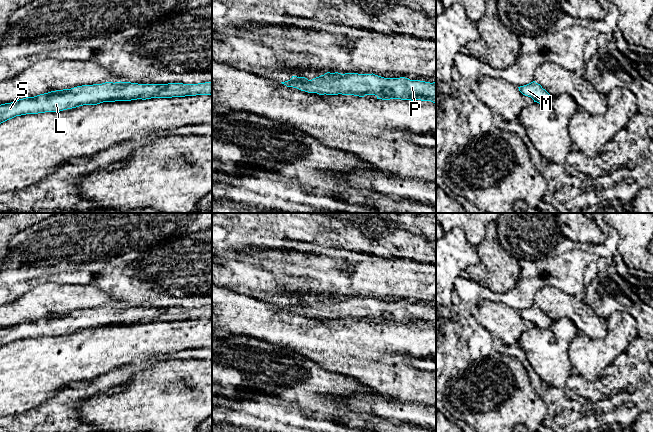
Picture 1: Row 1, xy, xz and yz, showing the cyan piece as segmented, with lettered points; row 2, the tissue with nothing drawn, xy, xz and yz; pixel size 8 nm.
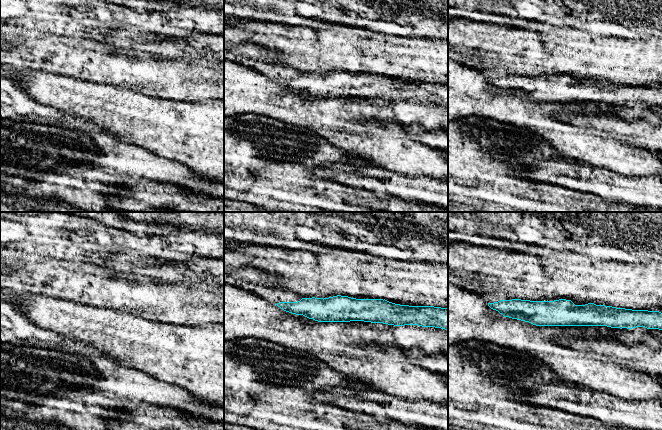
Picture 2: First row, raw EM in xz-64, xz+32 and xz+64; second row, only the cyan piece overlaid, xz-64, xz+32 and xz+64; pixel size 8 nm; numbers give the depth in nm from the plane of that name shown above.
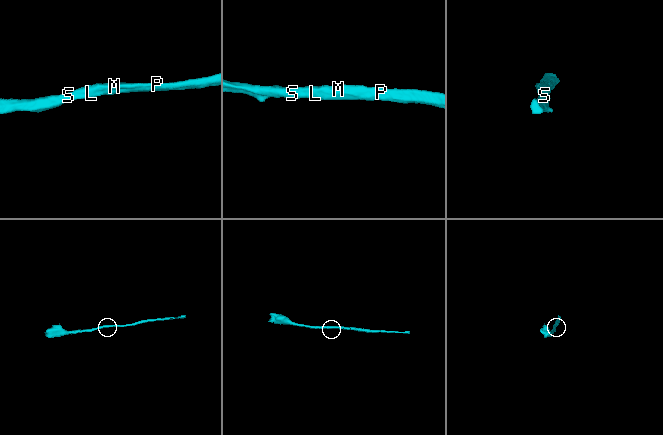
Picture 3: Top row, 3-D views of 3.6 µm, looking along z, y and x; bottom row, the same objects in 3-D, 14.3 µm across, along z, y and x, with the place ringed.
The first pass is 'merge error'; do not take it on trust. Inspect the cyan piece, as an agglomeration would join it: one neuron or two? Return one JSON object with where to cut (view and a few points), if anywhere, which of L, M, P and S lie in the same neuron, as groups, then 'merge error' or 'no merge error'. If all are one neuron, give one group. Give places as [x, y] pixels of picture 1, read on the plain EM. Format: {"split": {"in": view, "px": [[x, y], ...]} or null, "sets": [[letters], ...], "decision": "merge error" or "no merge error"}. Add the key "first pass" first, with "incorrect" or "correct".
{"first pass": "incorrect", "split": null, "sets": [["L", "M", "P", "S"]], "decision": "no merge error"}

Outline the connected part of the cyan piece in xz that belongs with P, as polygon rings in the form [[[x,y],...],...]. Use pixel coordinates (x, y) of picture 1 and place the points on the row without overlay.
[[[327,296],[324,299],[308,304],[305,301],[292,300],[288,305],[281,306],[287,311],[297,312],[308,317],[317,317],[319,319],[354,319],[364,321],[365,319],[375,319],[377,323],[390,324],[421,324],[431,325],[436,328],[436,306],[430,307],[420,304],[410,304],[405,301],[400,302],[384,302],[375,298],[358,298]]]

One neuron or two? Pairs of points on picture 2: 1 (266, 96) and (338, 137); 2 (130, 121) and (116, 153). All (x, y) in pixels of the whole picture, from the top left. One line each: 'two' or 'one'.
1: one
2: two

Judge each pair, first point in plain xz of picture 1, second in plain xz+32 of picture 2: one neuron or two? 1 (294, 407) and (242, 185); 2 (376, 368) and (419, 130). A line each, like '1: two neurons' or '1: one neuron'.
1: one neuron
2: two neurons

